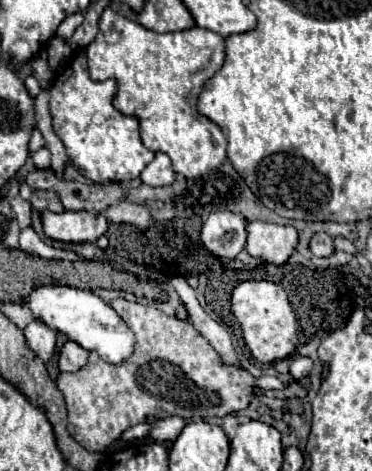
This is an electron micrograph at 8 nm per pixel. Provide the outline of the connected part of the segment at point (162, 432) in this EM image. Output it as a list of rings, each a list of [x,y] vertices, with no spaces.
[[[168,417],[168,419],[158,419],[152,423],[150,427],[150,437],[154,441],[174,441],[178,437],[178,433],[182,431],[182,427],[186,425],[186,419],[182,417]]]

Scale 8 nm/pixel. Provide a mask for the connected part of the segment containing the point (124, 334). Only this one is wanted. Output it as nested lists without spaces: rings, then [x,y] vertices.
[[[42,285],[36,287],[28,297],[24,297],[20,305],[24,309],[30,309],[34,319],[42,321],[46,327],[64,333],[70,341],[78,343],[86,351],[96,351],[108,363],[118,365],[134,351],[132,331],[116,315],[116,311],[100,297],[92,295],[92,291],[62,285]]]

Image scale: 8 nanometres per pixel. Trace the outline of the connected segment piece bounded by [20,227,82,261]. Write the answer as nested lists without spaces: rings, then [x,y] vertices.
[[[32,227],[22,229],[22,233],[20,233],[20,249],[26,251],[26,253],[32,253],[32,255],[40,255],[44,259],[66,259],[66,261],[82,259],[74,251],[60,251],[60,249],[54,249],[54,247],[46,245]]]

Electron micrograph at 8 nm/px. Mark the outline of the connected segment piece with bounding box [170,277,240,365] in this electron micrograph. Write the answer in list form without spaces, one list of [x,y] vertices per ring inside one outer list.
[[[174,277],[170,283],[172,283],[172,287],[176,289],[176,293],[180,295],[180,299],[182,299],[182,303],[184,303],[184,307],[186,307],[186,311],[188,311],[188,317],[190,317],[194,329],[196,329],[202,337],[208,339],[208,343],[220,353],[220,357],[222,357],[226,363],[240,365],[240,363],[238,363],[238,357],[236,357],[236,353],[234,353],[234,347],[232,347],[232,341],[230,341],[228,331],[226,331],[220,323],[212,321],[212,319],[206,315],[206,311],[200,307],[200,303],[198,303],[198,299],[196,299],[196,291],[186,283],[186,279]]]

